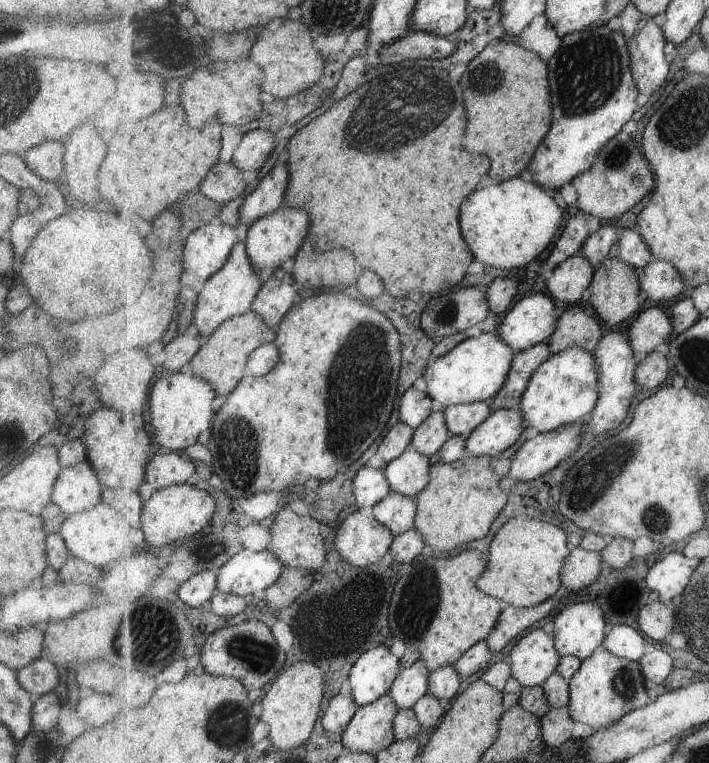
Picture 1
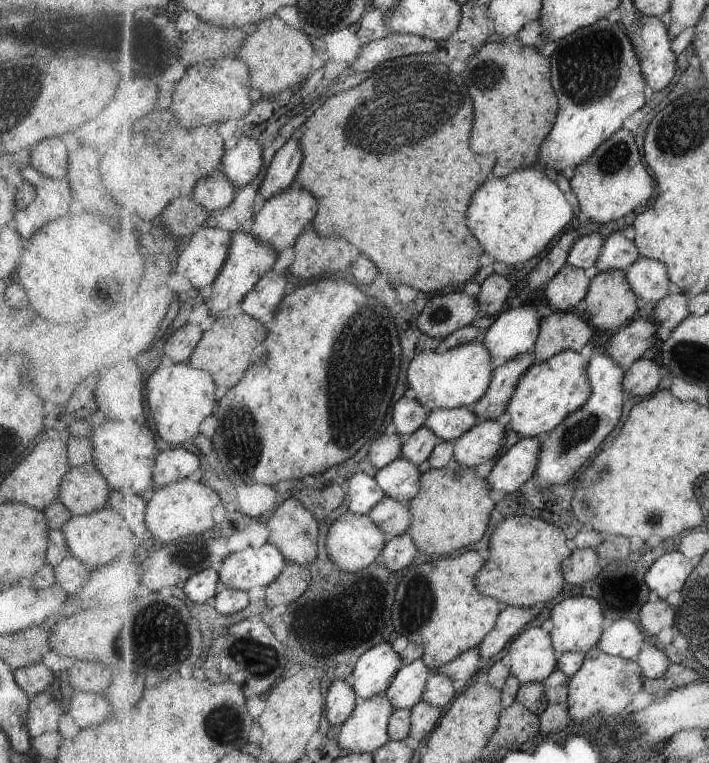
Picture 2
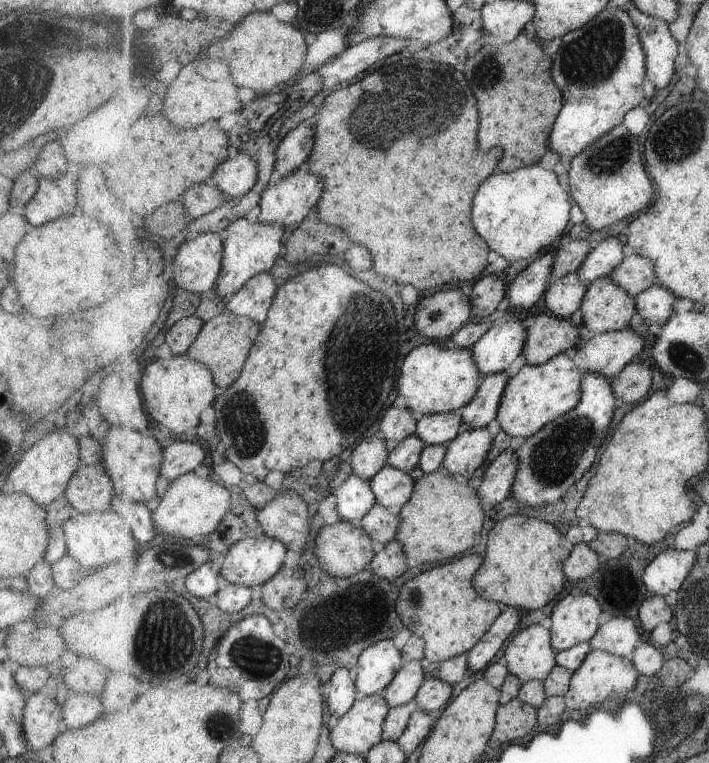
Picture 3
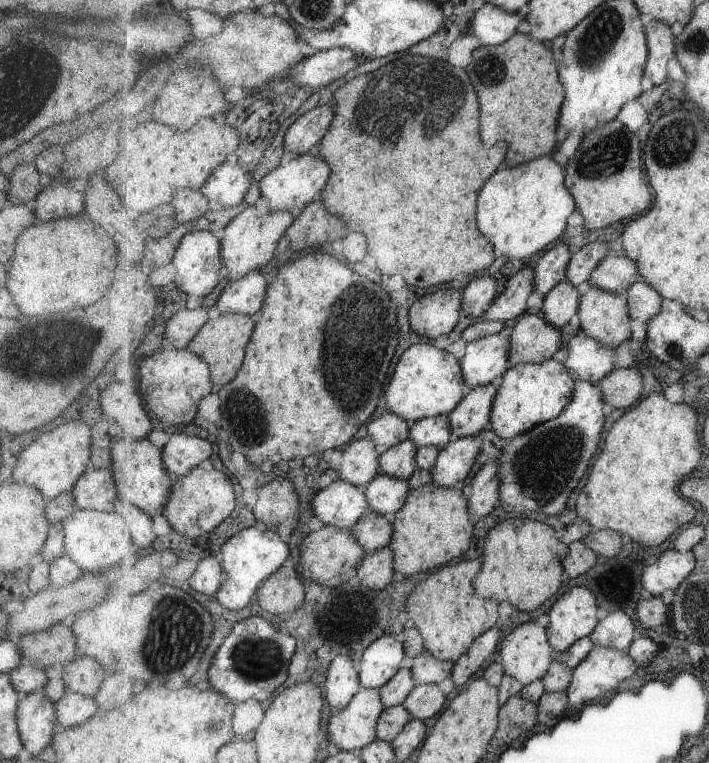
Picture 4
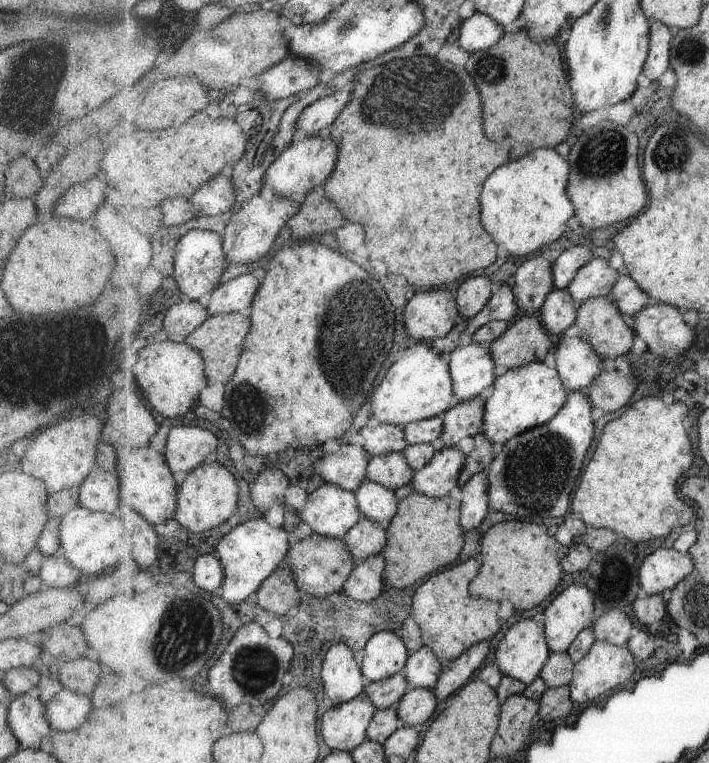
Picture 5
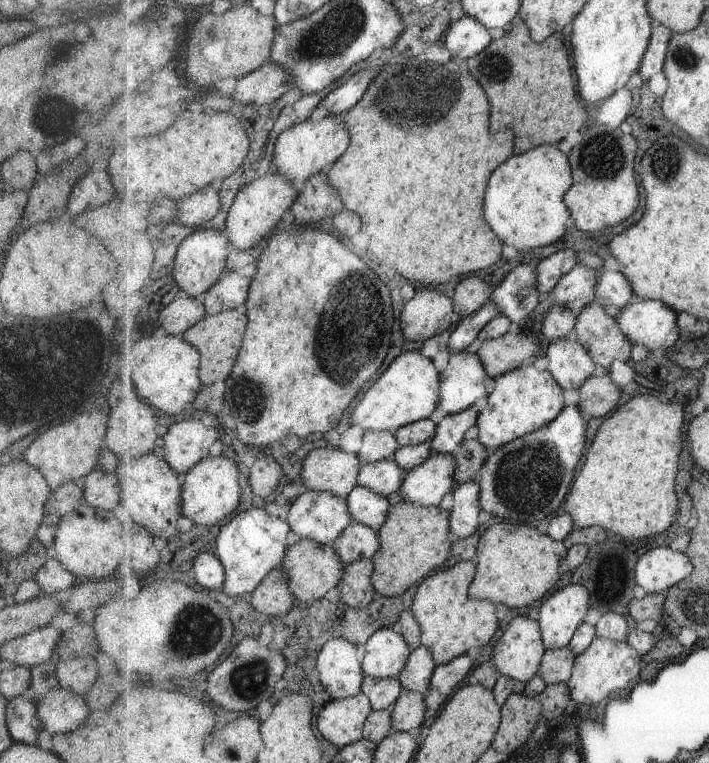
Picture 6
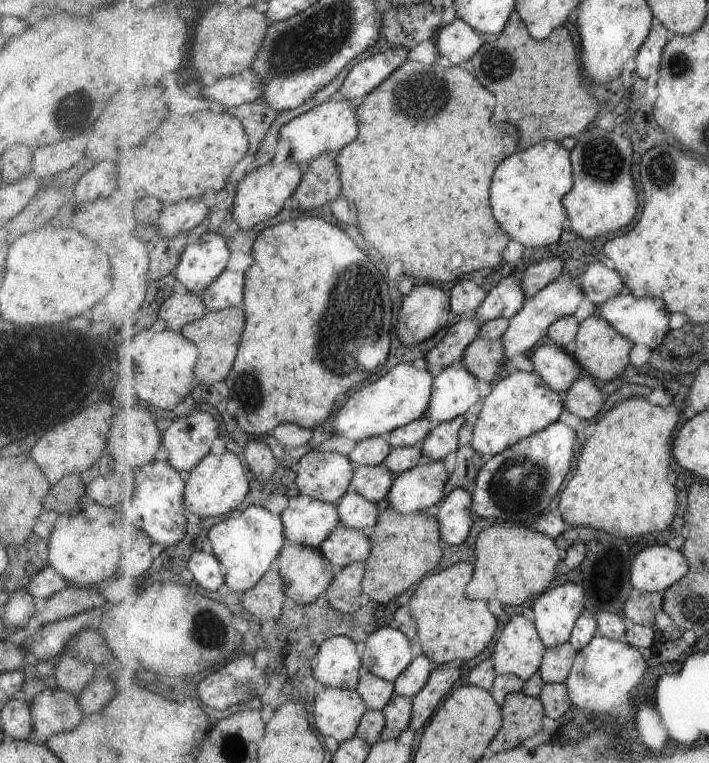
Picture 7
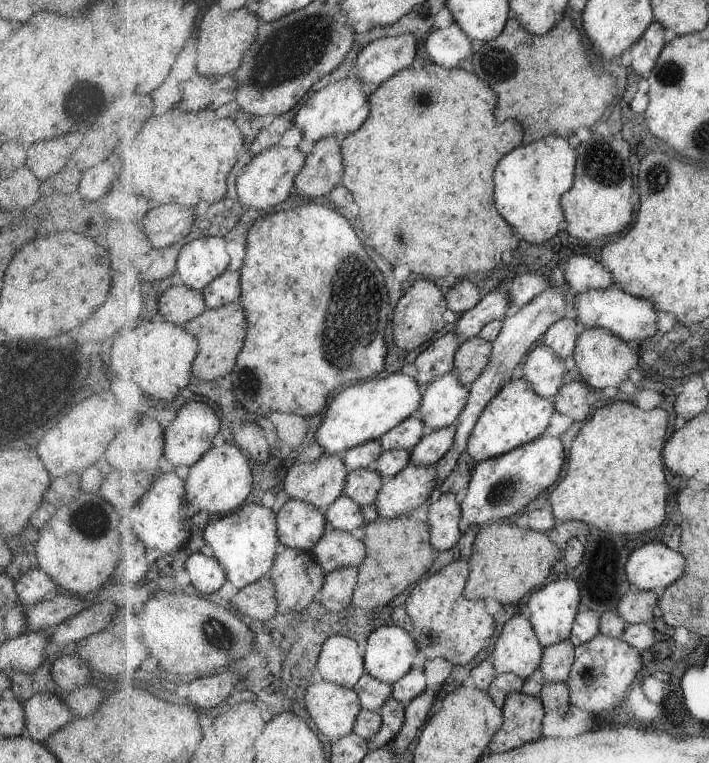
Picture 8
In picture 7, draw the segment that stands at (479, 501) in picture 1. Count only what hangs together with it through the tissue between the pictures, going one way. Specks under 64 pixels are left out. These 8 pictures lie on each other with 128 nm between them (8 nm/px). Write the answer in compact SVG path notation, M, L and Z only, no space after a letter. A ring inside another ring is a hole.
M387 507L379 514L377 524L369 540L372 544L371 557L365 562L363 594L367 600L387 604L397 600L401 594L416 588L426 577L442 564L444 544L439 520L427 512L403 514Z

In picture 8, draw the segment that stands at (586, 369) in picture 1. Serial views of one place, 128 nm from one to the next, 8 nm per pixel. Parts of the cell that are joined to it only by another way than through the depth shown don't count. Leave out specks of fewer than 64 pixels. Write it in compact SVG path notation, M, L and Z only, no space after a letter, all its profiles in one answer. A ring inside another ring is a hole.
M523 377L510 380L481 413L468 442L468 453L478 462L503 456L538 439L558 412L554 397L541 396Z

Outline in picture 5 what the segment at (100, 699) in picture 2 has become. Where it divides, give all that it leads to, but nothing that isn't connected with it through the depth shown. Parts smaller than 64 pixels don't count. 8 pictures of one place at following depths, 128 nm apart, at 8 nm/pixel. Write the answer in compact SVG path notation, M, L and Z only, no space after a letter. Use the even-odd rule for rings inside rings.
M62 688L44 703L44 717L53 730L70 731L83 724L92 707L88 696Z

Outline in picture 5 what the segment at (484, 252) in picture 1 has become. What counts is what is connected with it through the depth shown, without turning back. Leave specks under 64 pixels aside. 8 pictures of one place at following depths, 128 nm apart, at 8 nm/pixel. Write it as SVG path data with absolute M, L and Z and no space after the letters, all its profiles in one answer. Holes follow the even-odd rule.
M533 149L531 154L509 161L487 180L483 190L482 225L493 240L515 256L529 256L565 234L576 208L568 195L571 165L553 149Z

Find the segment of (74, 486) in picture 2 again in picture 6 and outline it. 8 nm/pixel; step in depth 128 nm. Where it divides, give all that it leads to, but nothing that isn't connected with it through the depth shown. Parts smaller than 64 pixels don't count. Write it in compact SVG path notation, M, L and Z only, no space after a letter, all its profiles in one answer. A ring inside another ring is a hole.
M93 469L81 481L82 500L89 507L114 511L118 501L118 480L115 473Z

